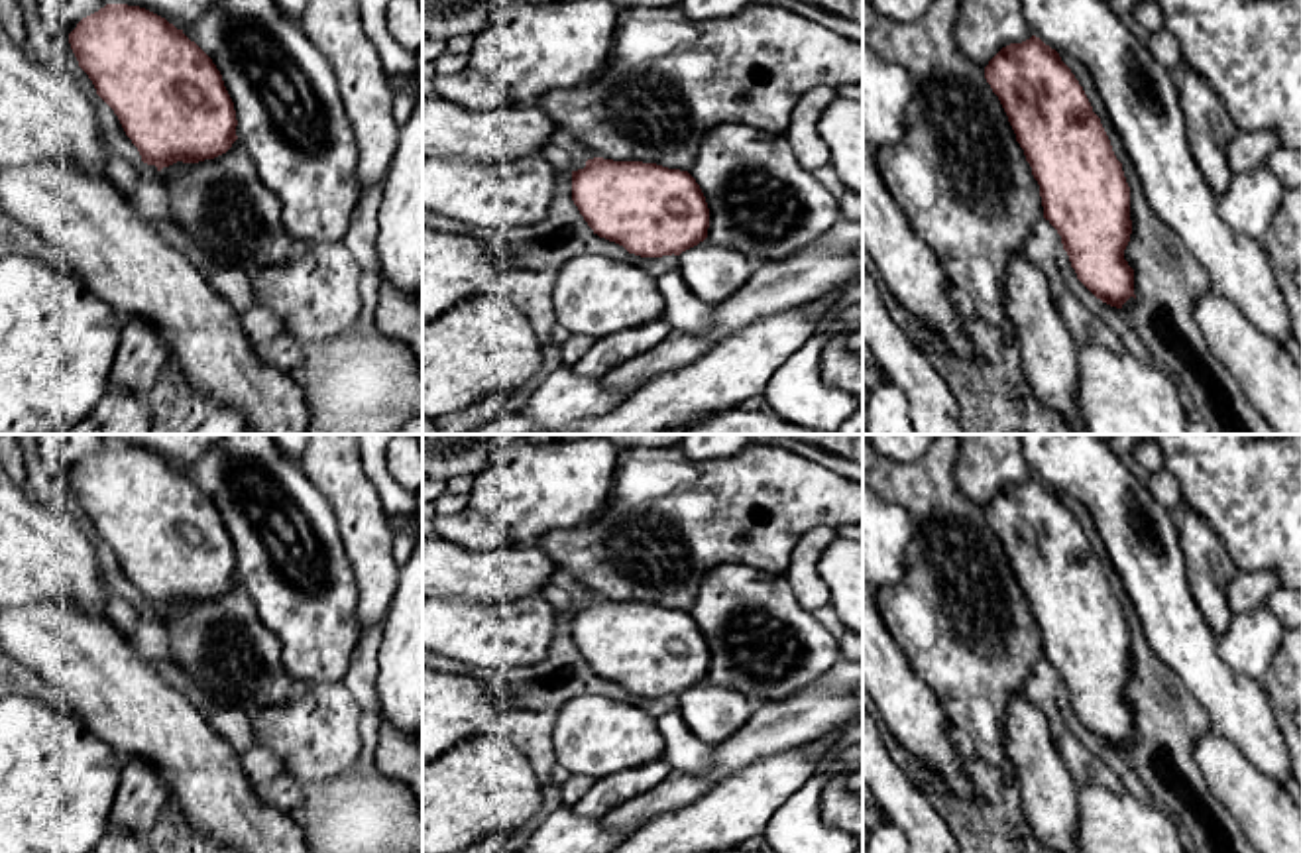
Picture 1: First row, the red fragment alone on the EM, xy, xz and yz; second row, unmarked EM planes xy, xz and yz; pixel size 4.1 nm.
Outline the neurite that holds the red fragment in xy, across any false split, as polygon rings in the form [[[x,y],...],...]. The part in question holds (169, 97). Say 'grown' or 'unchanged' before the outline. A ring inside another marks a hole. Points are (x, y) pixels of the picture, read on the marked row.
unchanged; [[[106,4],[69,33],[79,67],[114,110],[141,161],[157,171],[177,161],[198,163],[226,153],[236,136],[236,110],[212,59],[165,18],[128,4]]]

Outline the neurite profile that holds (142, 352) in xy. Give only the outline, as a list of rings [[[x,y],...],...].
[[[124,318],[120,344],[110,371],[110,385],[149,395],[161,370],[169,364],[169,346],[159,330],[145,318]]]

